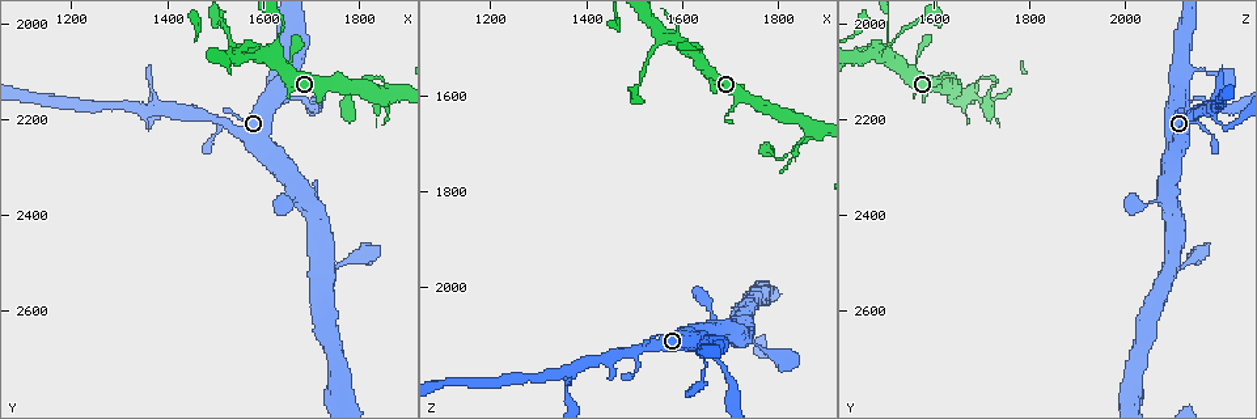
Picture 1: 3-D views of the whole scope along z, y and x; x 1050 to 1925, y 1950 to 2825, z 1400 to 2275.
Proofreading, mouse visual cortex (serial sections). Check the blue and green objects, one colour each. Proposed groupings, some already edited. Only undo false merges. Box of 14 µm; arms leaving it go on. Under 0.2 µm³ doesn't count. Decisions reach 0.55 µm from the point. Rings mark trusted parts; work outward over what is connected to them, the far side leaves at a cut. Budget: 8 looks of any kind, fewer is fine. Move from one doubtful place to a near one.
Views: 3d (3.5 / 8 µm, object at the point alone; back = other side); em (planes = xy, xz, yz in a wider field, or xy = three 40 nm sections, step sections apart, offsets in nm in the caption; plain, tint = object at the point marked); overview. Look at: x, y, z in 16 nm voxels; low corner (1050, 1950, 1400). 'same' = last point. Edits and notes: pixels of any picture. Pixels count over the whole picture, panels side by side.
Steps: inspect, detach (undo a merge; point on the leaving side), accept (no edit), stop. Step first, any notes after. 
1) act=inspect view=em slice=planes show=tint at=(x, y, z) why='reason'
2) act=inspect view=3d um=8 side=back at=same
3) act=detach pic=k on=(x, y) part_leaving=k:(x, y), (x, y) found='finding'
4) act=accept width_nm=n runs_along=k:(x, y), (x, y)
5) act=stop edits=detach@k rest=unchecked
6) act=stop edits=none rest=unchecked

act=inspect view=3d um=8 at=(1620, 2060, 1500) why='thin arm on a thick one'

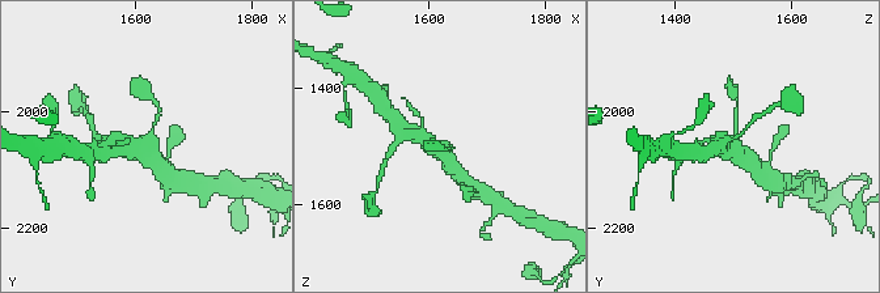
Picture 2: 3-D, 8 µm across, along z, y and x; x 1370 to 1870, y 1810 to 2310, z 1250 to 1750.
act=inspect view=3d um=3.5 at=(1620, 2065, 1505) why='zoom in'

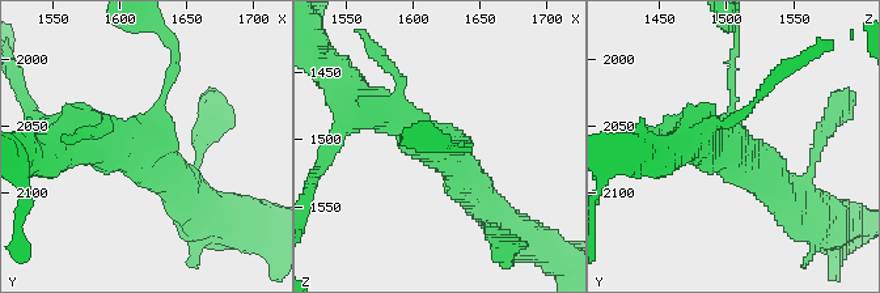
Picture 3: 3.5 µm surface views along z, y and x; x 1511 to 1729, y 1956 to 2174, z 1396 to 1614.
act=accept arms=3 arm_widths_nm=100,400,400 runs_along=3:(482, 198), (438, 151), (348, 94) found='continuous, no second cell'

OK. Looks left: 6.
act=inspect view=3d um=3.5 at=(1865, 2145, 1670)

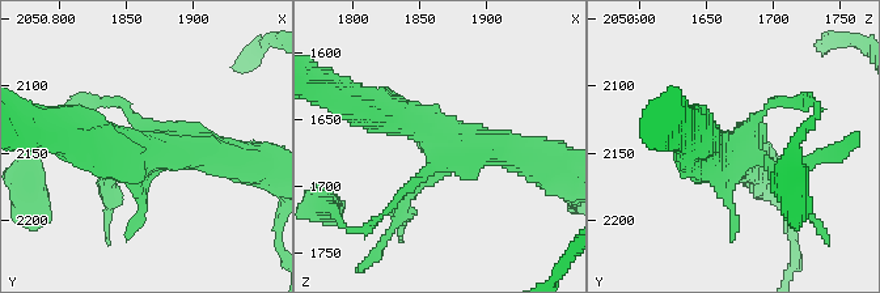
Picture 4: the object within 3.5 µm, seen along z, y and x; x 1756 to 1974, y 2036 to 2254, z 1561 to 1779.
act=inspect view=em slice=xy step=3 show=tint at=(1868, 2144, 1670)

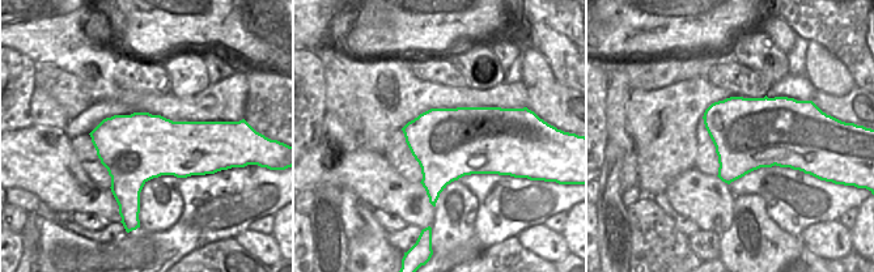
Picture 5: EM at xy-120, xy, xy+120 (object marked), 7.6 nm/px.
act=accept runs_along=4:(692, 144), (731, 148), (771, 103), (785, 103) found='continuous, no second cell'

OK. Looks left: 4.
act=inspect view=3d um=3.5 side=back at=(1650, 2160, 2130) why='thin arm on a thick one'

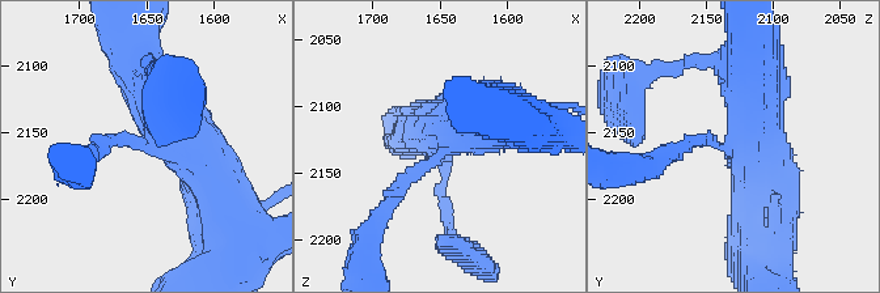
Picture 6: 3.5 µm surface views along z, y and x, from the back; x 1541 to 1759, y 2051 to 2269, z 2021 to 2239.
act=inspect view=em slice=xy step=5 show=tint at=(1646, 2158, 2132) arms=3 arm_widths_nm=200,500,600

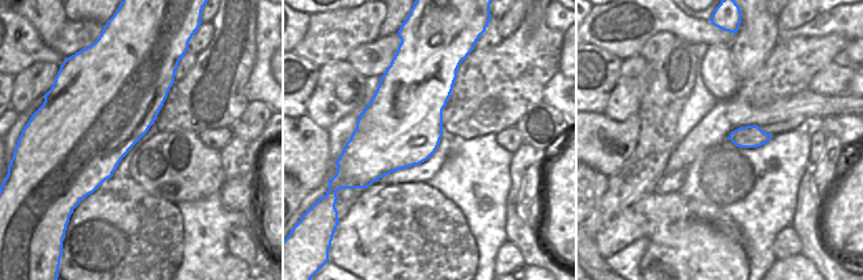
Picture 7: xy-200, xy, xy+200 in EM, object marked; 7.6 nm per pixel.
act=accept found='one cell here'

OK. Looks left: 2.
act=stop edits=none rest=unchecked

